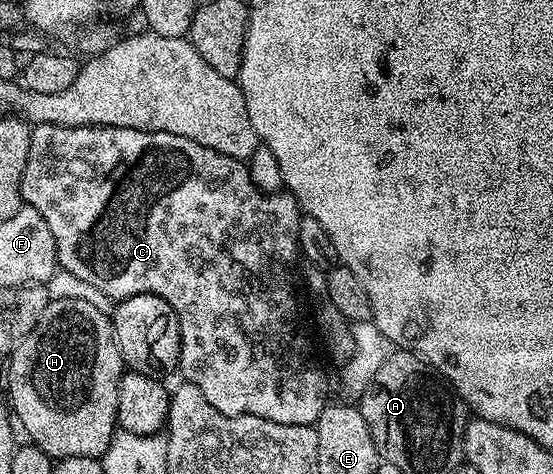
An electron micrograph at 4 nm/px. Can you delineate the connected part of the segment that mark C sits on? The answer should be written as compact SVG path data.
M37 124L32 128L32 133L30 134L30 154L26 154L26 170L22 170L20 175L20 198L27 207L38 210L38 214L42 214L42 218L46 218L46 226L50 226L50 234L54 236L56 262L61 269L69 271L70 274L76 275L85 282L90 282L91 286L96 286L98 290L102 290L102 293L112 297L116 302L125 300L127 296L137 296L138 294L154 294L158 298L170 302L180 327L180 362L178 372L184 375L181 377L187 383L198 386L198 390L202 390L202 398L206 398L206 402L210 402L210 406L214 406L214 410L218 410L227 416L257 416L258 418L266 418L270 422L289 424L290 426L315 425L316 420L322 414L324 405L329 403L330 396L328 396L328 380L324 377L323 370L316 365L316 360L312 357L311 350L308 349L307 338L300 333L300 312L296 309L296 288L292 285L292 271L296 268L296 260L298 261L296 231L300 225L302 213L300 205L296 203L296 198L291 192L287 190L261 192L258 186L254 186L245 161L235 160L226 154L218 154L218 150L210 150L206 146L202 146L190 138L182 138L178 134L143 132L133 128L102 128L99 126L95 128L55 128L52 124Z

